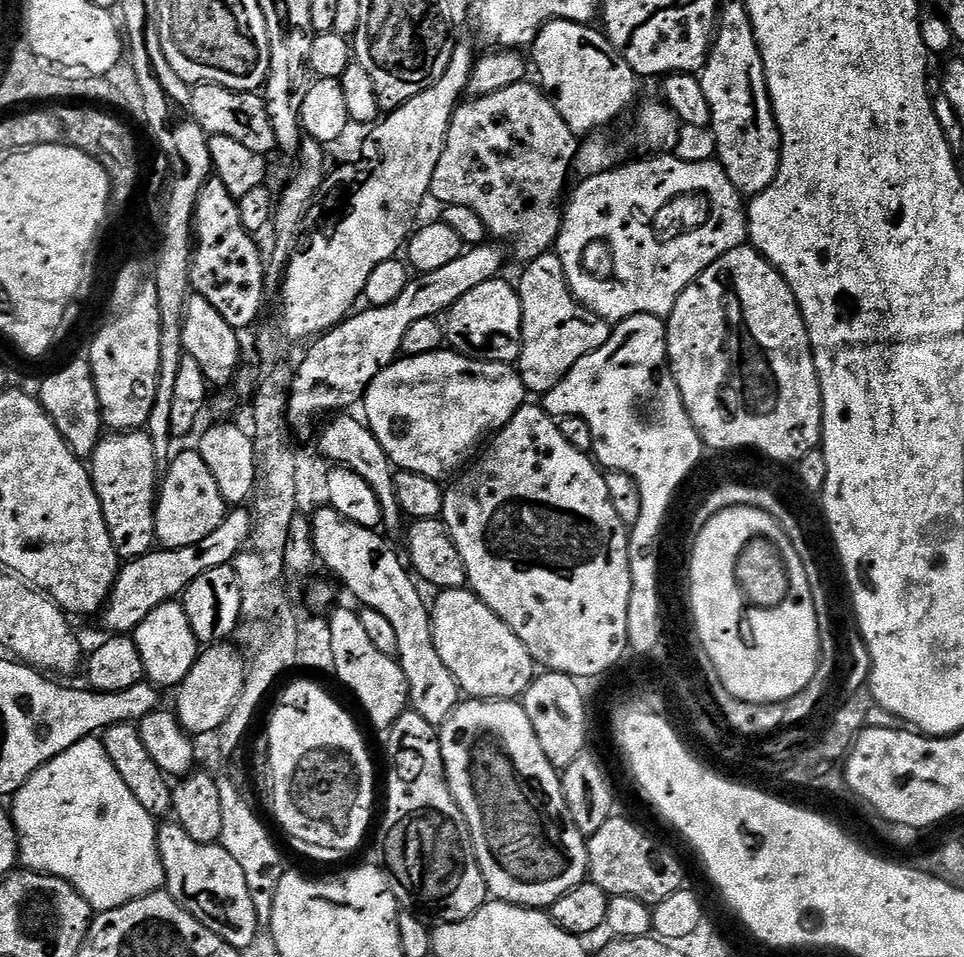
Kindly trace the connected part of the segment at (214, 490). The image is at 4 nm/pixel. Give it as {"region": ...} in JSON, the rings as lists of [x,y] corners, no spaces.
{"region":[[[199,451],[178,452],[169,459],[158,484],[156,538],[160,548],[181,548],[202,542],[202,538],[214,534],[214,530],[222,526],[230,511],[222,498],[222,490],[218,490],[218,482],[214,482],[214,474],[210,474],[206,462],[202,462]]]}

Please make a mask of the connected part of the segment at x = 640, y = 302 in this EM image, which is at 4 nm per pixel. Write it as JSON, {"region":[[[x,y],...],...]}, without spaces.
{"region":[[[661,153],[646,158],[648,159],[632,164],[626,162],[619,168],[612,168],[610,171],[597,176],[581,179],[579,181],[581,184],[577,186],[572,201],[569,204],[567,201],[566,207],[563,209],[560,233],[554,245],[554,251],[562,262],[564,276],[568,280],[568,289],[576,295],[576,299],[593,316],[600,316],[609,322],[619,322],[638,314],[650,314],[661,318],[668,317],[674,310],[676,299],[682,294],[682,290],[686,290],[686,286],[693,284],[702,274],[702,270],[706,270],[715,260],[722,258],[722,254],[726,254],[735,248],[745,247],[748,240],[748,214],[745,197],[740,195],[739,190],[734,186],[734,182],[730,182],[730,178],[726,178],[724,167],[718,160],[713,158],[690,163],[682,161],[673,153]]]}

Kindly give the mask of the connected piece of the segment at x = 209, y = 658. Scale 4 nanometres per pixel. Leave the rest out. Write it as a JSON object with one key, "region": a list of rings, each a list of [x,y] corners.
{"region":[[[232,642],[213,644],[205,647],[194,662],[190,674],[175,689],[176,705],[174,711],[180,717],[180,724],[189,736],[199,738],[219,733],[222,722],[234,710],[238,698],[242,694],[244,673],[246,671],[245,657],[240,657],[238,649]]]}

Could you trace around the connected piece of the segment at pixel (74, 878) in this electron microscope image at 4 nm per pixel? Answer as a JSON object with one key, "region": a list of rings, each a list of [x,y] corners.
{"region":[[[88,736],[82,742],[74,742],[74,746],[70,746],[70,750],[62,750],[62,754],[50,758],[50,762],[43,764],[16,791],[16,795],[11,797],[10,815],[12,824],[16,828],[16,836],[20,839],[19,863],[27,871],[45,872],[47,876],[57,876],[65,880],[70,886],[74,886],[74,890],[78,890],[78,894],[82,894],[82,898],[86,898],[86,902],[92,907],[93,913],[99,914],[109,912],[115,908],[121,908],[132,900],[148,896],[152,892],[161,891],[165,887],[164,867],[160,861],[160,847],[156,841],[157,821],[146,810],[146,806],[142,806],[142,802],[138,802],[138,798],[134,798],[130,786],[126,786],[126,782],[122,782],[122,774],[118,774],[118,770],[114,770],[114,762],[110,762],[110,758],[106,754],[106,746],[103,739],[96,736]]]}

